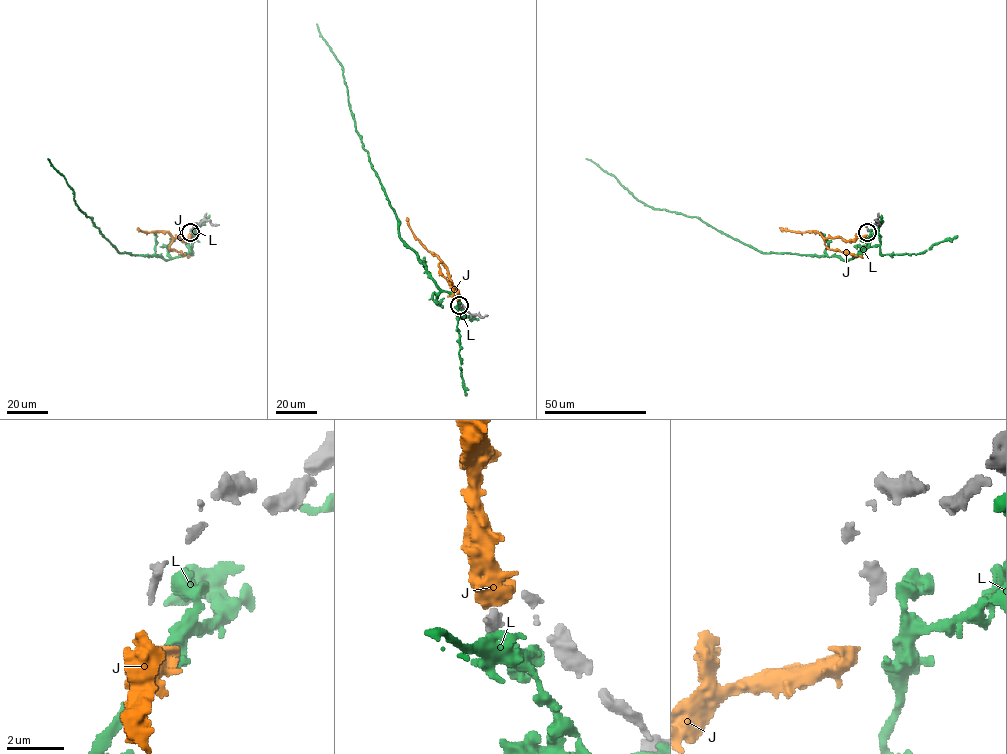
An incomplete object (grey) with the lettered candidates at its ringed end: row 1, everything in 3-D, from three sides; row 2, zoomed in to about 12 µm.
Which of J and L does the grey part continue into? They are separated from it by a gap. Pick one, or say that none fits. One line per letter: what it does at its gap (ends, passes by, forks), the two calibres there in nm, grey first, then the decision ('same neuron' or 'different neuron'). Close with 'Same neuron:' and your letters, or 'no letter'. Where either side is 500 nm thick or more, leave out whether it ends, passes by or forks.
J: it forks | 260/360 nm | same neuron
L: it forks | 260/400 nm | different neuron
Same neuron: J

